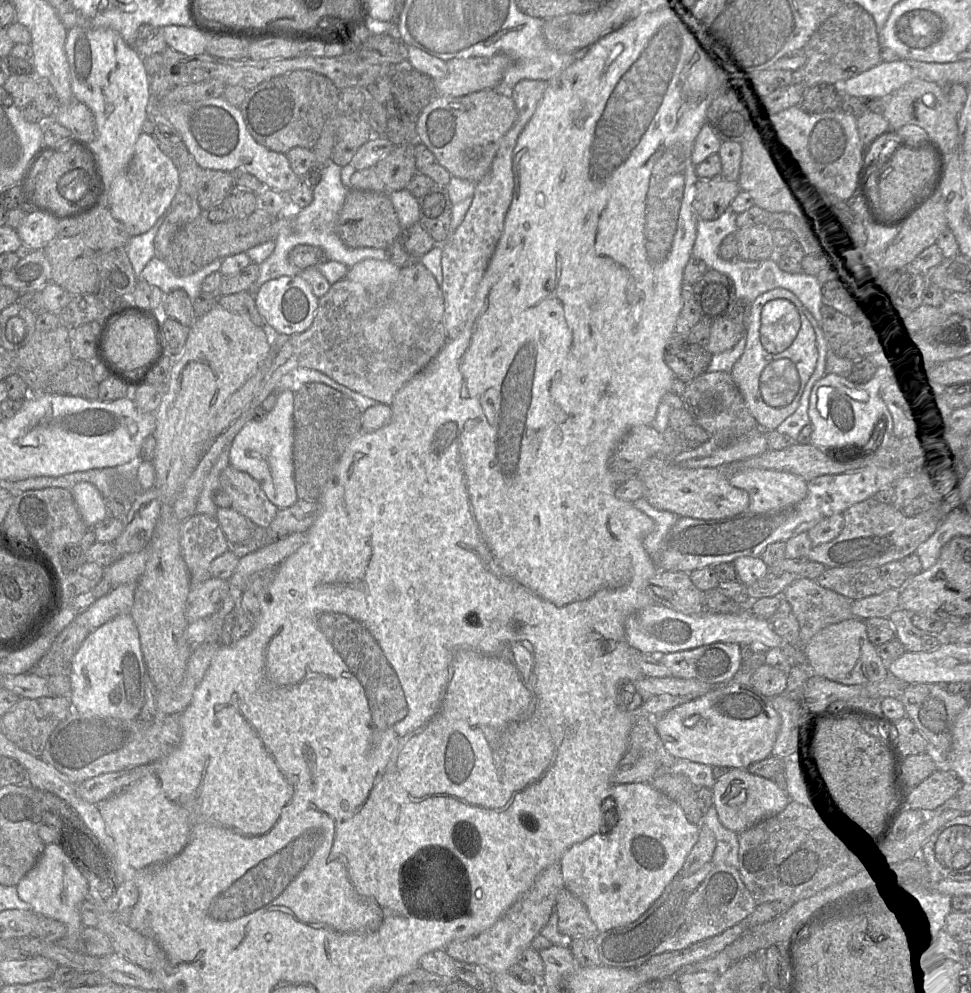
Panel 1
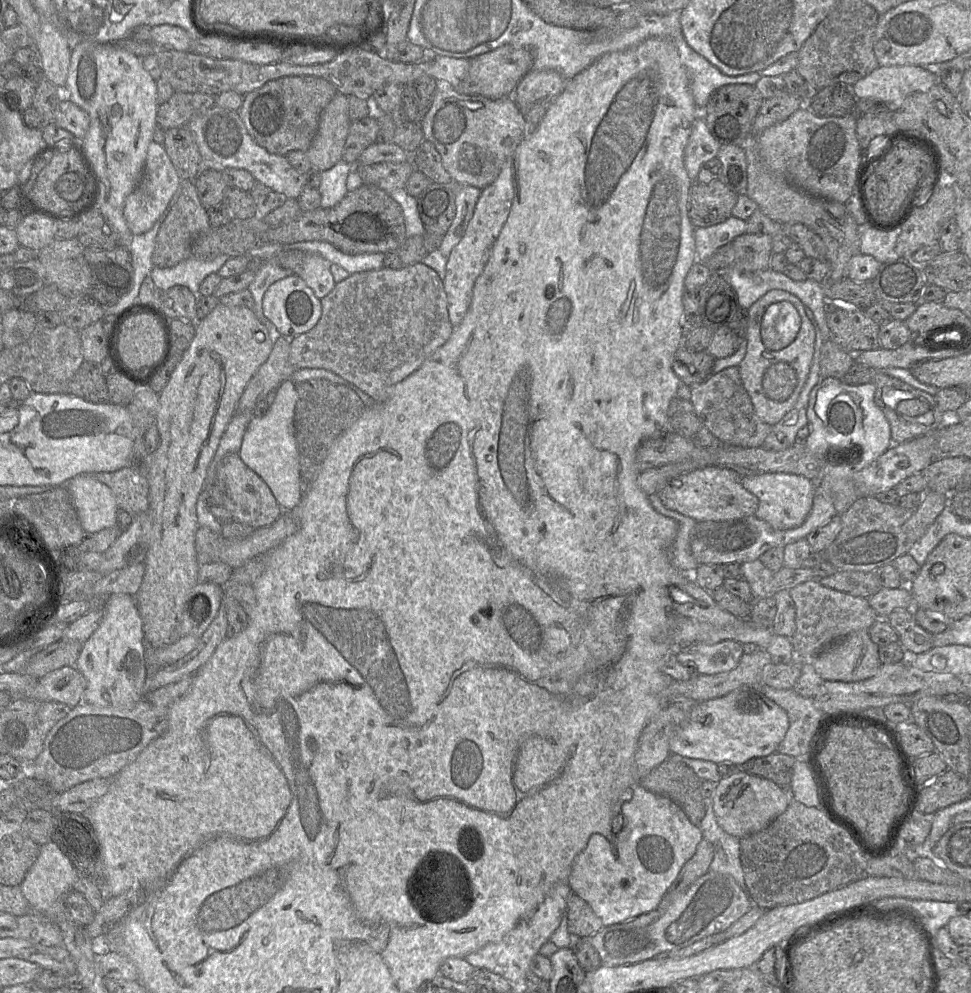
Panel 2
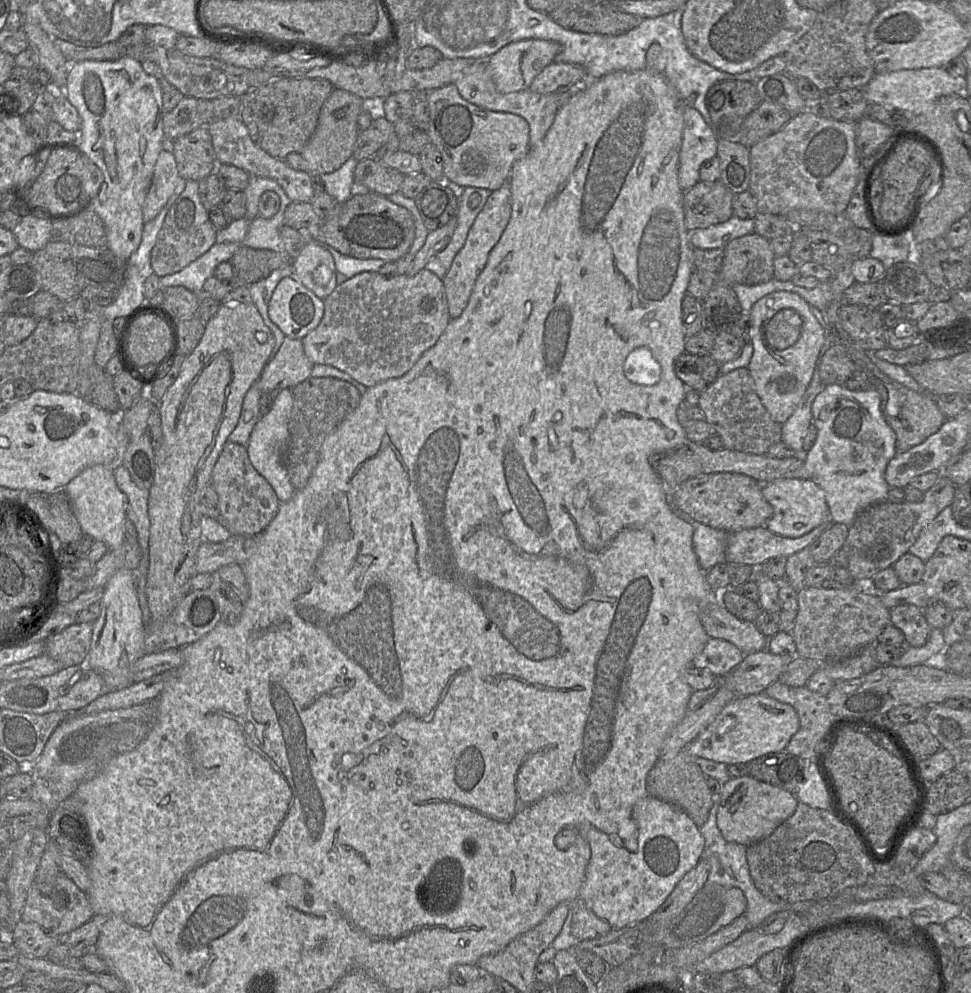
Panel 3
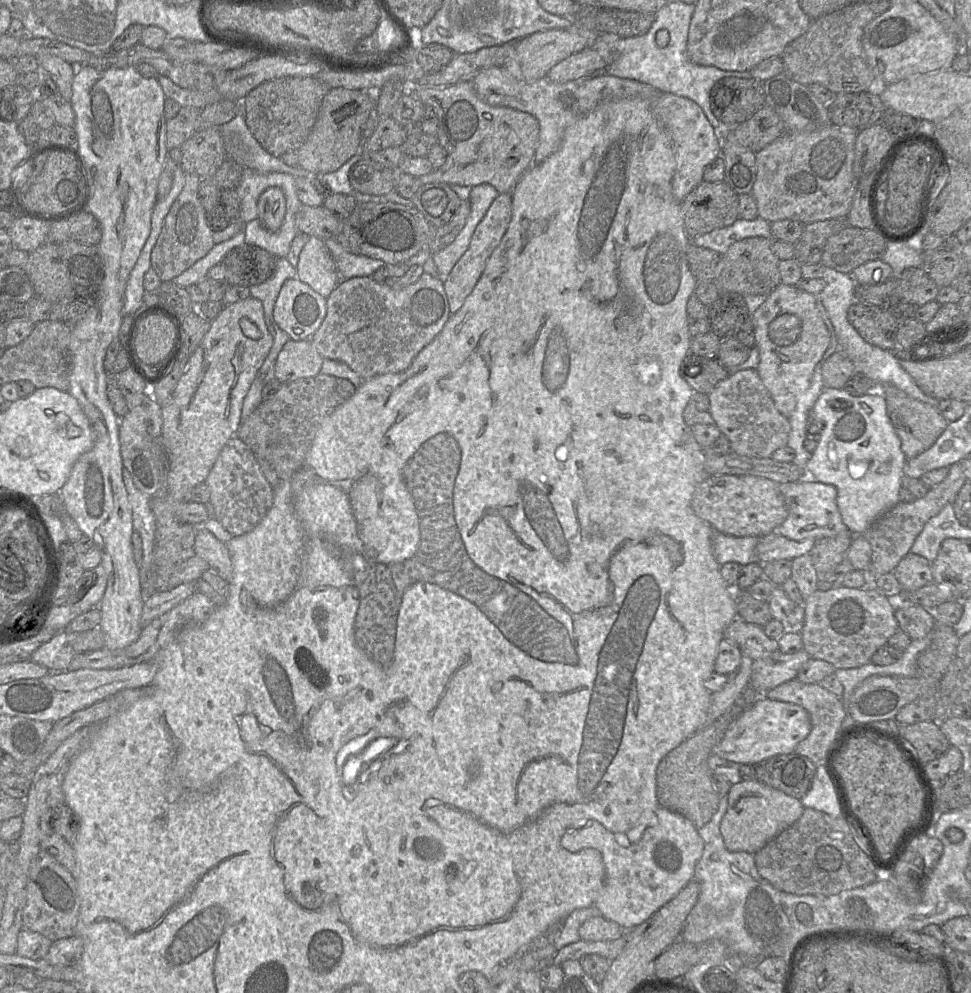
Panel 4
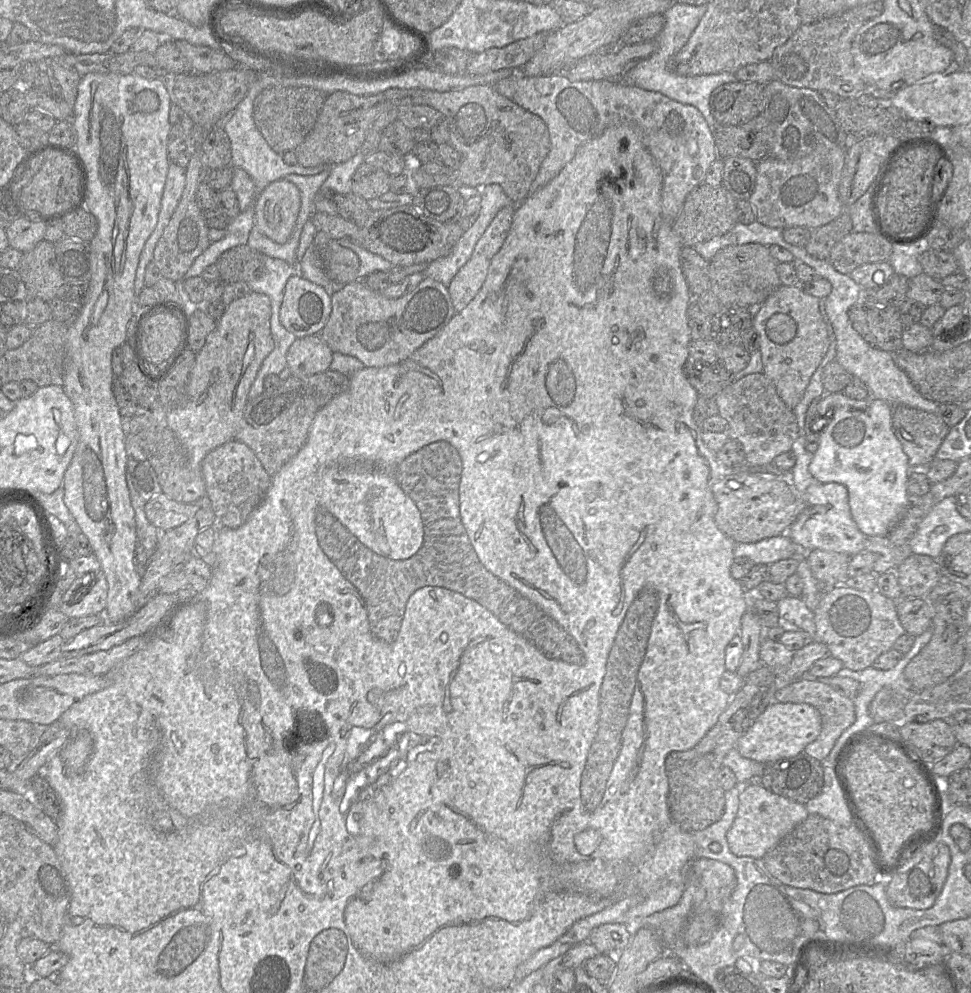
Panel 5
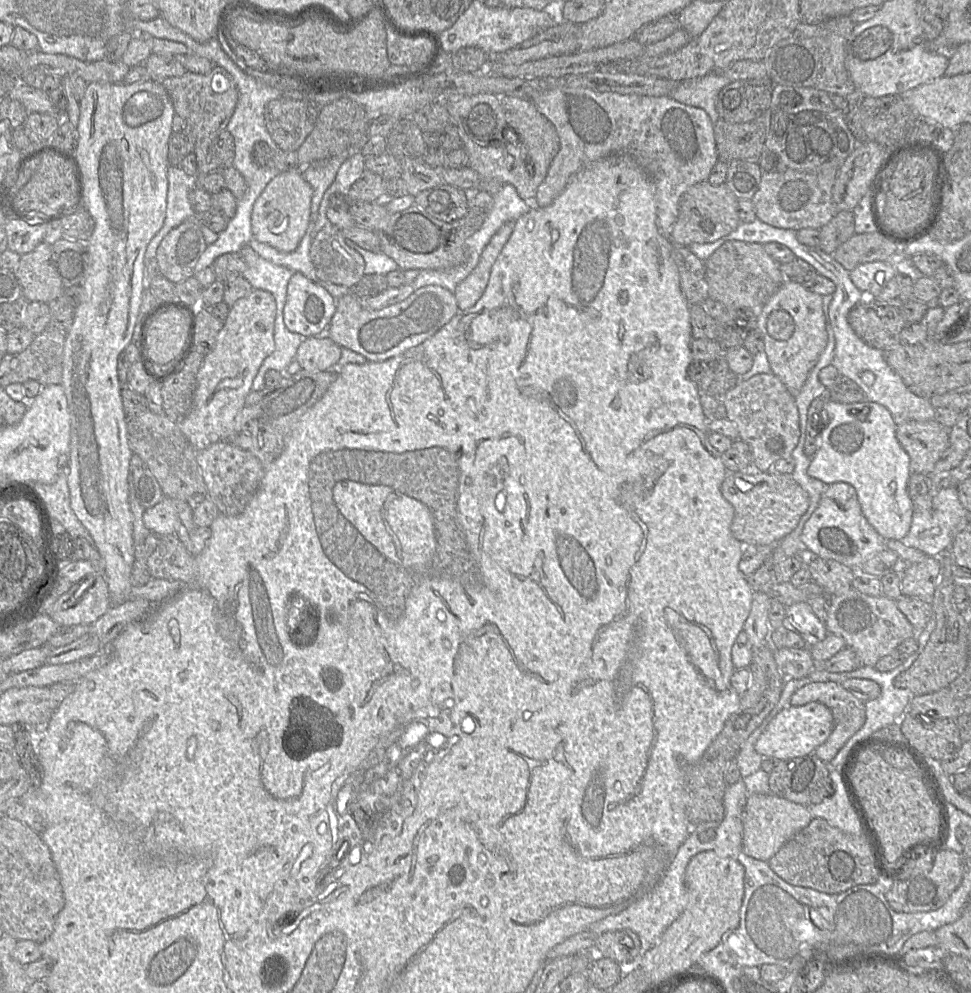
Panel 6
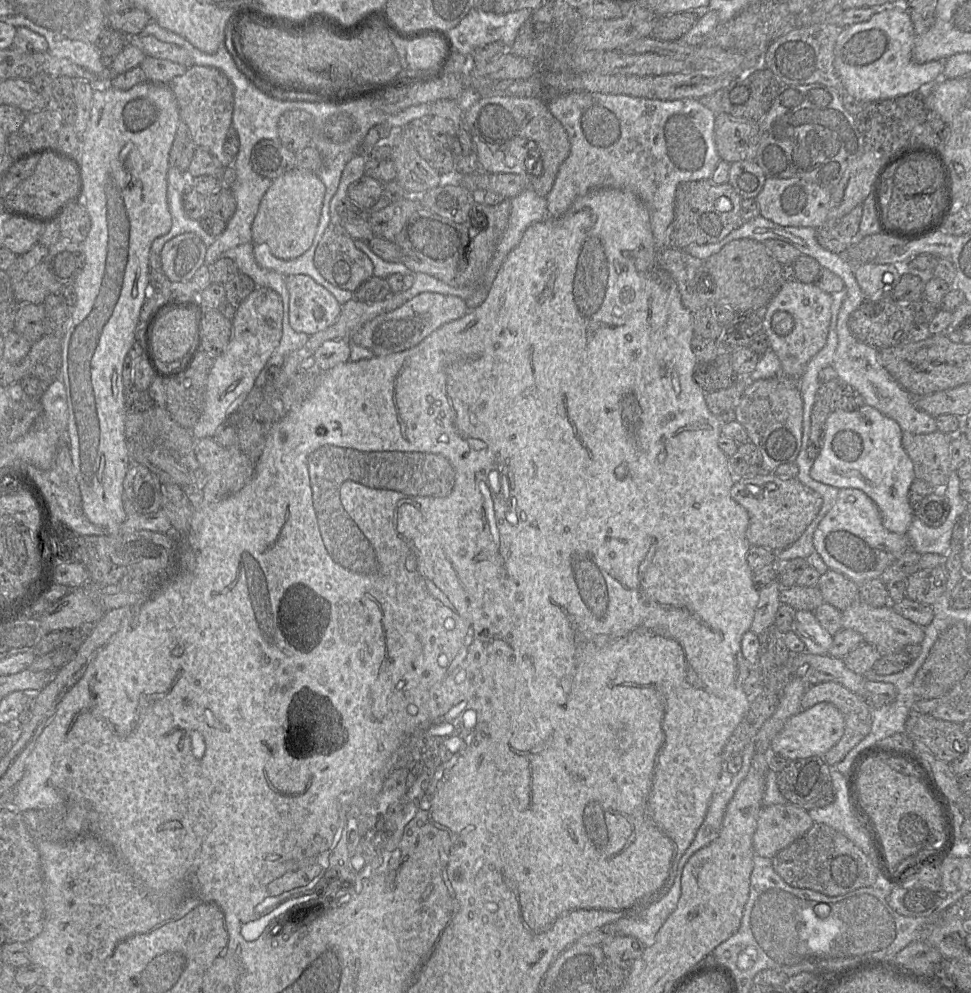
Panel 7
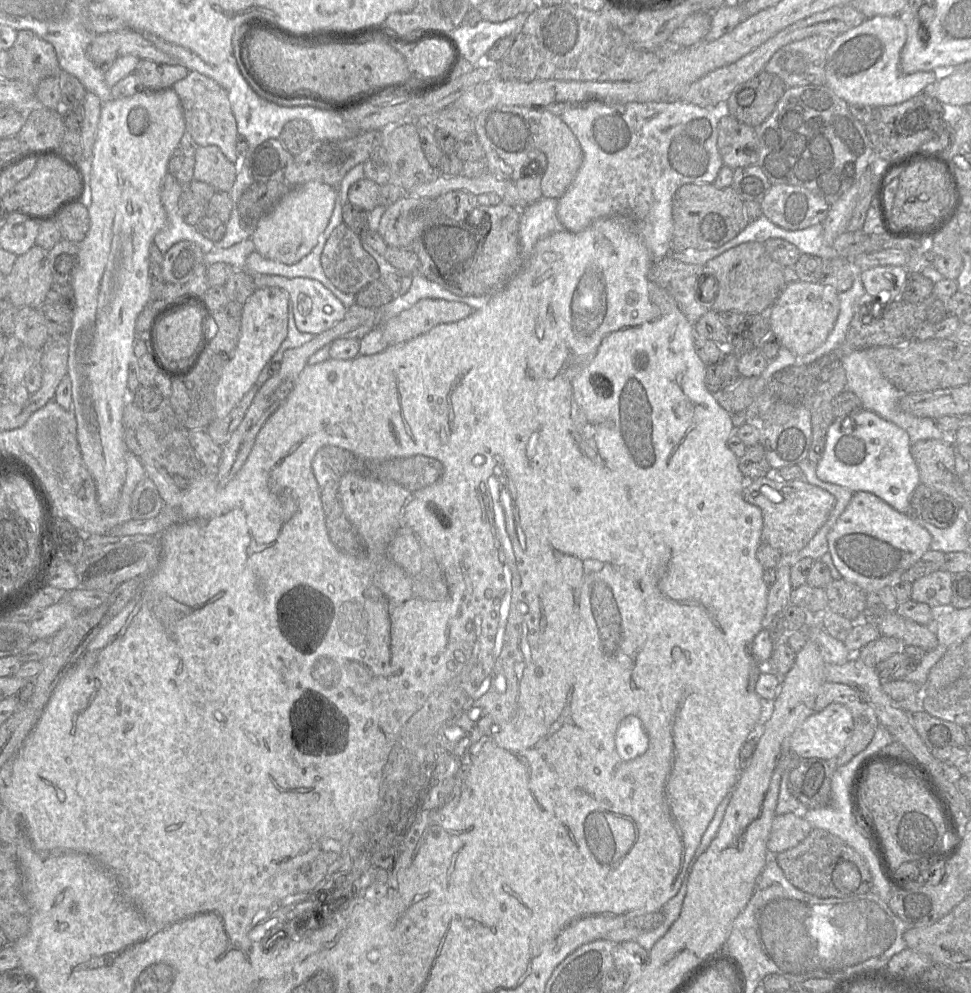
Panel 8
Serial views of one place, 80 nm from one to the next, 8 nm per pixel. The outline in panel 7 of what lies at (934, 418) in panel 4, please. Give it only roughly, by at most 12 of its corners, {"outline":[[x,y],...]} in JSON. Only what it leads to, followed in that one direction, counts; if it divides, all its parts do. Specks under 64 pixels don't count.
{"outline":[[903,432],[915,477],[944,488],[951,436]]}

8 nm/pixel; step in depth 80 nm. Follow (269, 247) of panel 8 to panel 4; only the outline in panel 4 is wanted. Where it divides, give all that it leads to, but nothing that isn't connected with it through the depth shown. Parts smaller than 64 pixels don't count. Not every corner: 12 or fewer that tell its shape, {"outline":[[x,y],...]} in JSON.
{"outline":[[279,187],[258,199],[258,220],[268,231],[280,229],[286,199]]}

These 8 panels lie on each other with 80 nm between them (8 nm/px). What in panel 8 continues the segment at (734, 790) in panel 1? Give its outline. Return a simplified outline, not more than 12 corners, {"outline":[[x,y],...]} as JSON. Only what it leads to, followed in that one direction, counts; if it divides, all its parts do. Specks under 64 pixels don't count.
{"outline":[[794,813],[776,815],[767,842],[778,855],[797,846],[812,830]]}

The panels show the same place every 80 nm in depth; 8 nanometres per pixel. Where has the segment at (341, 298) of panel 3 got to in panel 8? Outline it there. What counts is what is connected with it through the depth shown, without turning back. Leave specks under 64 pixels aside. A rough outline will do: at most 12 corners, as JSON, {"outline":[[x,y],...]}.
{"outline":[[426,298],[377,327],[387,345],[405,343],[474,310]]}

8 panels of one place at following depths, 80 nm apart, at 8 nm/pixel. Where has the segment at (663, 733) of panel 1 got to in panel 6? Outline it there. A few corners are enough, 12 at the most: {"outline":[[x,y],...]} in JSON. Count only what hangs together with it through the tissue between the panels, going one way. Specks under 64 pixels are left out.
{"outline":[[781,710],[755,744],[764,758],[814,754],[831,734],[831,710]]}

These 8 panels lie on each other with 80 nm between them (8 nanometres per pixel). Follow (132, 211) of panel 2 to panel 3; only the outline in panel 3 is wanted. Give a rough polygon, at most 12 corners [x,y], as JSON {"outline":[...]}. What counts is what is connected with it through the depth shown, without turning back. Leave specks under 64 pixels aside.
{"outline":[[163,149],[142,206],[153,220],[178,184],[173,153]]}

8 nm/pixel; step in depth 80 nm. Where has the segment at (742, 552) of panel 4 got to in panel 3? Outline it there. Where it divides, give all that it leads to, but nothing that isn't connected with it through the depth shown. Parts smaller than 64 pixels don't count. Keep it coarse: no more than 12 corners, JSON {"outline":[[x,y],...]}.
{"outline":[[680,509],[694,528],[693,548],[706,572],[725,563],[728,532],[706,526]]}

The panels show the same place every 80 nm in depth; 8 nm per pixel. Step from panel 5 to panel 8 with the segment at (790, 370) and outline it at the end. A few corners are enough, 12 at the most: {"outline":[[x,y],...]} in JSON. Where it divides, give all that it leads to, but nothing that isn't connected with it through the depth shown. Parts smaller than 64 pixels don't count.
{"outline":[[787,283],[771,306],[771,331],[802,357],[839,313],[837,290]]}

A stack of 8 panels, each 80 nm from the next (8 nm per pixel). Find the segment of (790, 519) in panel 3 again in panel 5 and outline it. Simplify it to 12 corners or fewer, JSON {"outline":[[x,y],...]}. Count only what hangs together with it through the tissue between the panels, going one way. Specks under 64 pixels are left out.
{"outline":[[820,483],[787,530],[807,552],[854,556],[866,536],[847,488]]}

